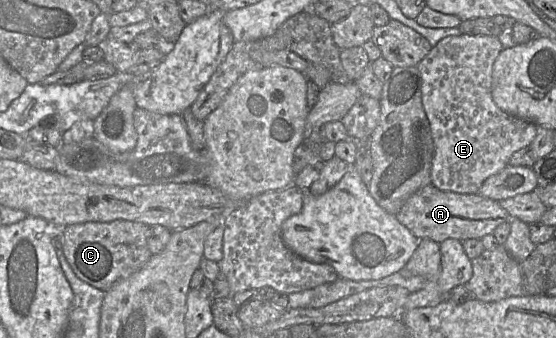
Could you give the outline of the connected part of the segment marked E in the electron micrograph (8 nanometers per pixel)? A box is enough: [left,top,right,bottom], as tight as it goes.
[417,35,537,194]

